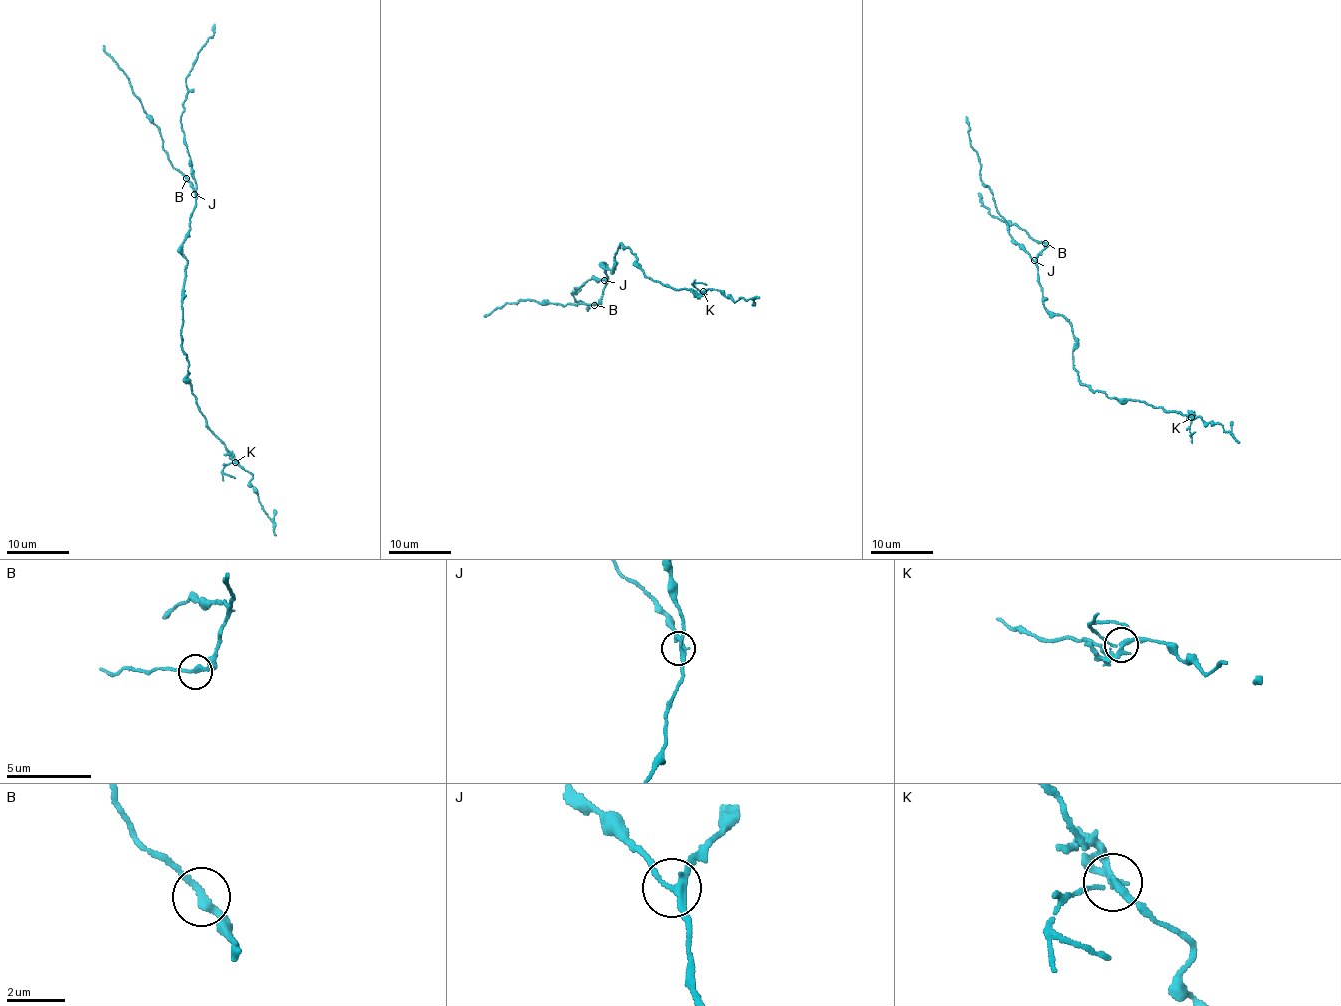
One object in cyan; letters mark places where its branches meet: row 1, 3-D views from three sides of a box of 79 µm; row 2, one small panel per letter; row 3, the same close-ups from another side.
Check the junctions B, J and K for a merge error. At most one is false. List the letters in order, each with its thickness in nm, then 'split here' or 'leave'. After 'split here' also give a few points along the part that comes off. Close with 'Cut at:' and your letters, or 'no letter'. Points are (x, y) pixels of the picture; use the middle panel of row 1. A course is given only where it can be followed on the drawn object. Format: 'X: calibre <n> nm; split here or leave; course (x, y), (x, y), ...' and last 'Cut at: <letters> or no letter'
B: calibre 240 nm; leave
J: calibre 200 nm; leave
K: calibre 220 nm; split here; course (703, 291), (693, 283), (706, 284)
Cut at: K

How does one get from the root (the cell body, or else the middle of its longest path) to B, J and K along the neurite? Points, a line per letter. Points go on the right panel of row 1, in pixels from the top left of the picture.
B: (1076, 339), (1072, 325), (1061, 316), (1052, 315), (1043, 305), (1043, 287), (1037, 273), (1037, 253), (1045, 243)
J: (1076, 339), (1072, 325), (1061, 316), (1052, 315), (1043, 305), (1043, 287), (1038, 279), (1037, 262), (1034, 260)
K: (1076, 339), (1073, 369), (1077, 380), (1088, 389), (1108, 397), (1139, 400), (1170, 411), (1190, 413), (1192, 417)

